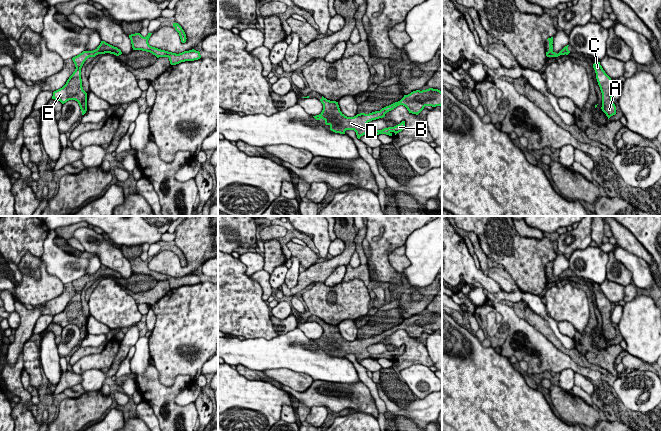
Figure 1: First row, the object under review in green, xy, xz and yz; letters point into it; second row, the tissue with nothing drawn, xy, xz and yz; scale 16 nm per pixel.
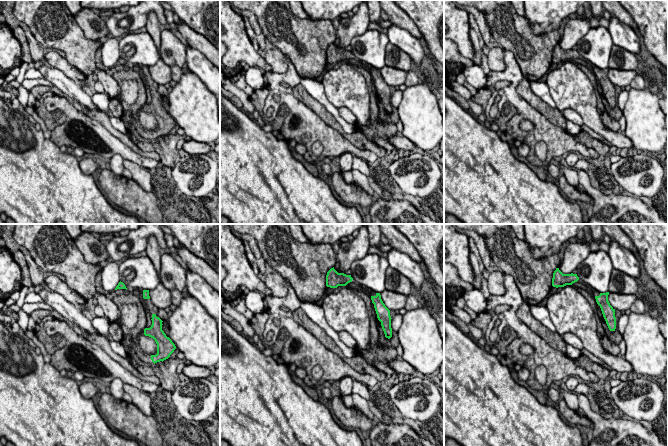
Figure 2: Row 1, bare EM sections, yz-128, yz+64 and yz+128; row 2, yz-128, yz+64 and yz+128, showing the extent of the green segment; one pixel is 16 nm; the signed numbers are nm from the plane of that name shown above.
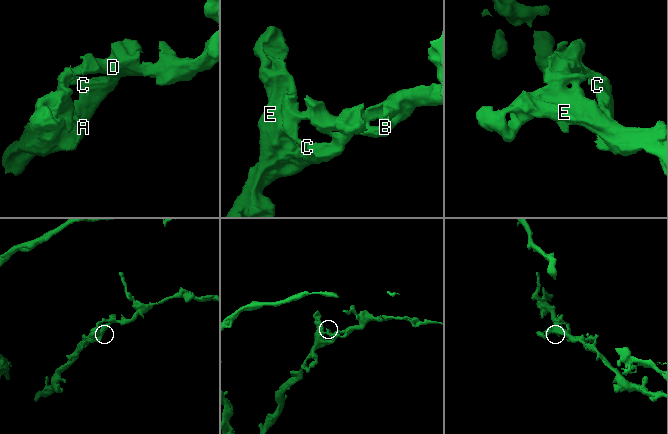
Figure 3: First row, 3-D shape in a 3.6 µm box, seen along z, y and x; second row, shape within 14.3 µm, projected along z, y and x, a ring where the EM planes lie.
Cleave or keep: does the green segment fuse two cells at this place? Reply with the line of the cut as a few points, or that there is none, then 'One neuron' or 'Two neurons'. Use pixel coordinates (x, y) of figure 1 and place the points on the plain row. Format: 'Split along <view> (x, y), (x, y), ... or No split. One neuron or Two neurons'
No split. One neuron

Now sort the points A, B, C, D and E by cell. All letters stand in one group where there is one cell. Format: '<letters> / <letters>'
A B C D E

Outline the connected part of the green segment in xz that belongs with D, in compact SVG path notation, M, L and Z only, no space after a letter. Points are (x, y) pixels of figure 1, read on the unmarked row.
M429 312L426 314L416 314L389 330L382 332L380 335L375 335L369 338L360 337L354 341L345 340L339 332L338 326L327 324L322 320L320 323L323 328L323 334L319 339L313 340L316 344L321 342L325 345L326 349L330 350L330 354L335 357L345 358L346 354L354 354L357 362L372 356L375 359L386 358L392 360L401 356L405 351L405 345L394 351L384 352L382 354L372 355L367 347L379 342L385 341L385 338L399 329L407 332L409 337L418 339L425 330L441 330L442 329L442 316L438 313Z

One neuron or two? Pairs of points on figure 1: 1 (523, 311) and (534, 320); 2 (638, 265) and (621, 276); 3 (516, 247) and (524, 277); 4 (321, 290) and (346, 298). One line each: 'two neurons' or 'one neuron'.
1: one neuron
2: two neurons
3: one neuron
4: one neuron

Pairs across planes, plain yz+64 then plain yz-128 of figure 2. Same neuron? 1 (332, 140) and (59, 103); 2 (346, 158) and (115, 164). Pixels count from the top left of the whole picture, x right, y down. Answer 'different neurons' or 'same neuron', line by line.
1: same neuron
2: same neuron

